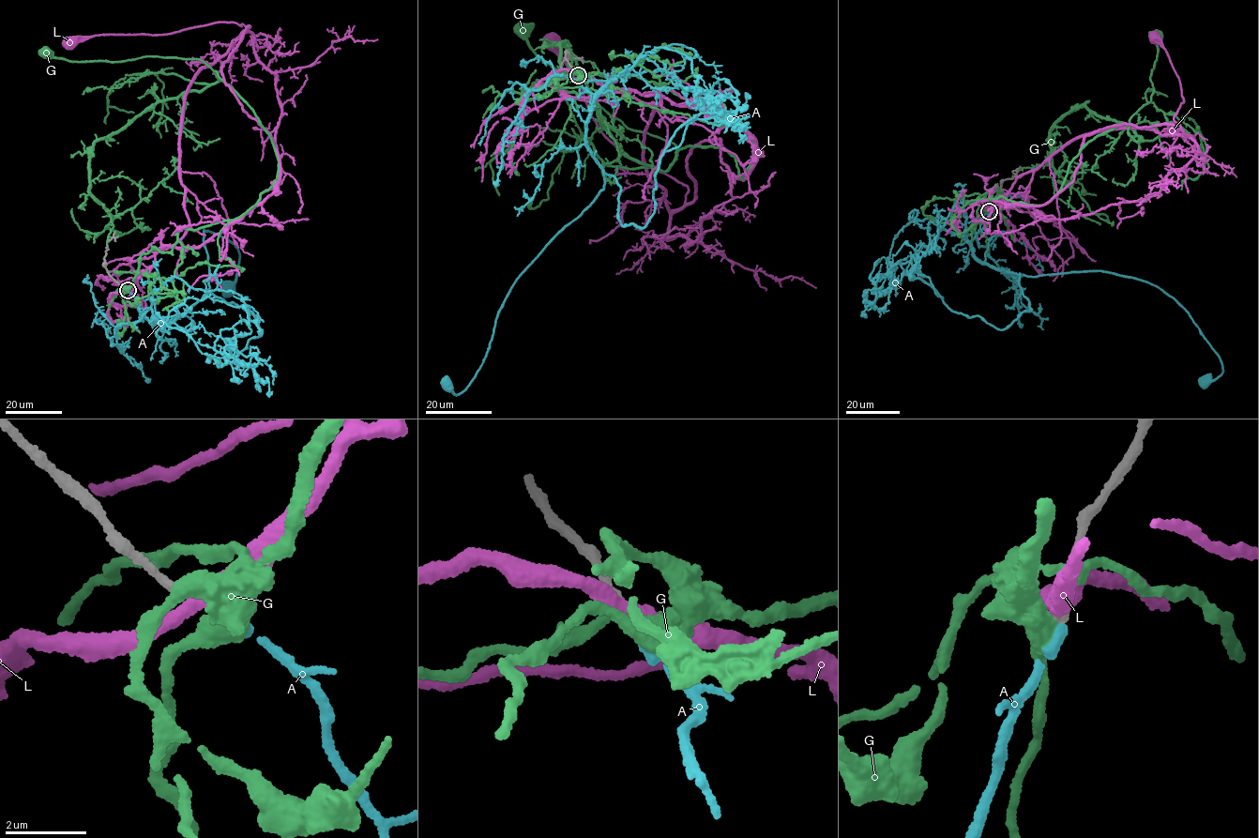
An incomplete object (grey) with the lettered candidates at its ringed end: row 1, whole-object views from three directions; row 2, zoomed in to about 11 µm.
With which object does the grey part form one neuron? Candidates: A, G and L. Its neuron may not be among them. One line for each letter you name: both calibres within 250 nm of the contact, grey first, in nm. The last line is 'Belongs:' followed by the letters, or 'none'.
A: 280/280 nm
Belongs: A

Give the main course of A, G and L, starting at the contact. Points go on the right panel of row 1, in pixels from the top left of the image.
A: (989, 212), (970, 242), (981, 262), (1034, 277), (1098, 270), (1171, 296), (1222, 364), (1222, 373), (1205, 380)
G: (990, 211), (996, 186), (990, 201), (1049, 201), (1084, 145), (1129, 125), (1154, 92), (1157, 36)
L: (990, 210), (1015, 179), (1083, 136), (1120, 128), (1187, 135), (1174, 121), (1184, 101), (1181, 87), (1156, 38)

